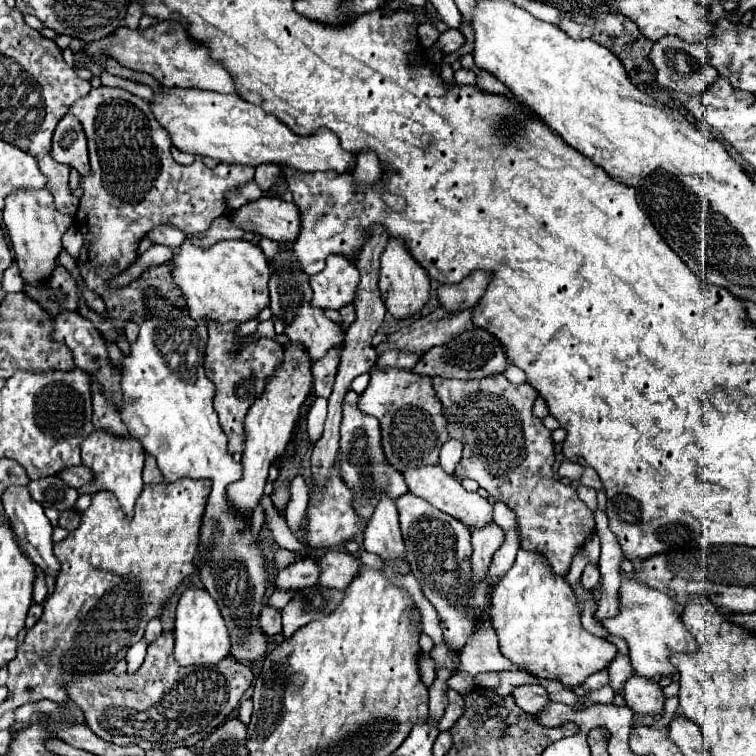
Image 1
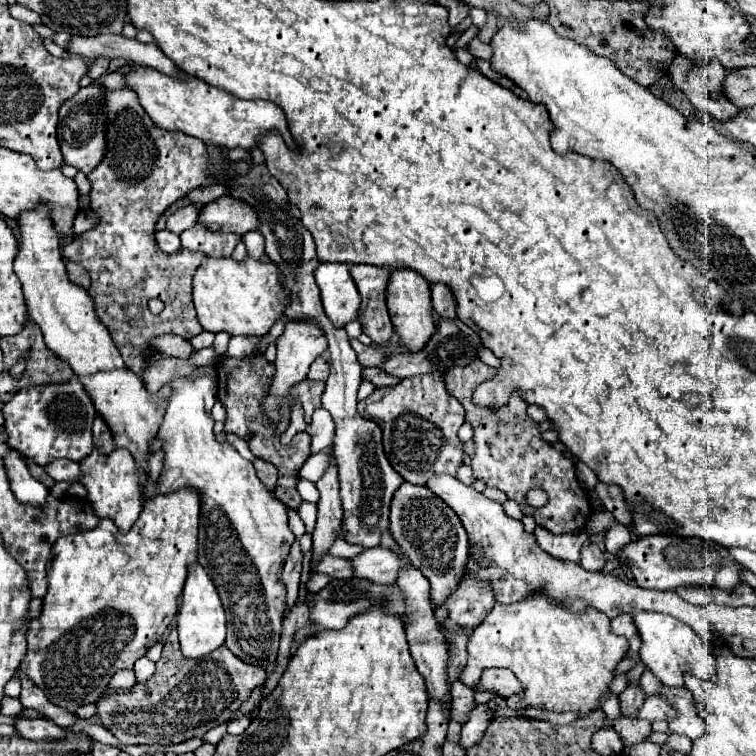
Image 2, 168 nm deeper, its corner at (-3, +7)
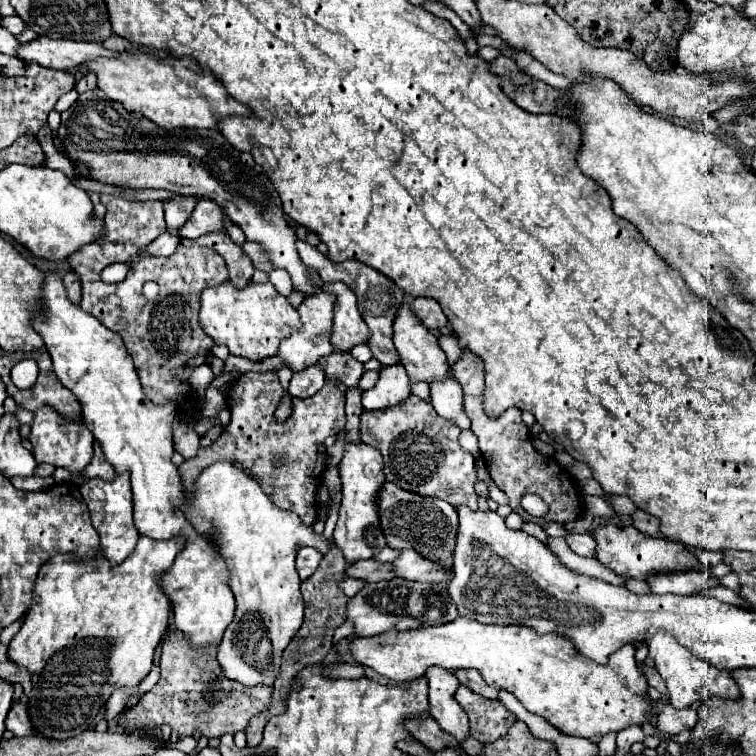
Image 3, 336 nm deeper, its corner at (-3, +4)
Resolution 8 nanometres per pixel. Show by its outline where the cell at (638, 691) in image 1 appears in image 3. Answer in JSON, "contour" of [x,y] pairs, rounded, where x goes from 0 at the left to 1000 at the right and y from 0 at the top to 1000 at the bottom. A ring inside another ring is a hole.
{"contour":[[[881,931],[870,947],[870,966],[881,971],[899,971],[902,966],[915,966],[923,955],[923,942],[918,937],[894,939],[889,931]]]}

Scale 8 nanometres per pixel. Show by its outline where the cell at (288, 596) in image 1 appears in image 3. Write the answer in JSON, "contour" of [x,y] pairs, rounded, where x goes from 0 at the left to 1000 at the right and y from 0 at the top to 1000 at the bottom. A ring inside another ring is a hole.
{"contour":[[[458,765],[458,770],[450,770],[450,775],[452,775],[452,780],[466,791],[466,788],[471,788],[479,778],[481,778],[481,767],[476,770],[476,767],[468,767],[468,765]]]}

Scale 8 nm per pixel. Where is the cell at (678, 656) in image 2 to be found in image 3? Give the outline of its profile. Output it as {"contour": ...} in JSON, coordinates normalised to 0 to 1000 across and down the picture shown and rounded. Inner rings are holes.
{"contour":[[[868,839],[868,844],[857,849],[857,857],[860,857],[860,870],[868,876],[868,886],[873,889],[876,899],[884,907],[884,929],[892,937],[899,937],[899,939],[913,937],[918,929],[929,929],[942,921],[952,926],[979,923],[979,913],[963,886],[950,886],[939,876],[921,870],[913,860],[905,860],[905,854],[894,849],[894,844],[886,844],[881,839]]]}

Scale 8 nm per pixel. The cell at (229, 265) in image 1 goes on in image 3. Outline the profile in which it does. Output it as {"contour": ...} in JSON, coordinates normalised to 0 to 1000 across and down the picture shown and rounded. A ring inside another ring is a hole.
{"contour":[[[307,373],[275,381],[267,386],[265,431],[286,452],[302,458],[304,468],[344,479],[349,474],[365,471],[373,450],[384,447],[389,437],[397,437],[394,413],[384,405],[381,394],[370,392],[365,381],[352,376],[331,373],[323,384],[307,378]]]}

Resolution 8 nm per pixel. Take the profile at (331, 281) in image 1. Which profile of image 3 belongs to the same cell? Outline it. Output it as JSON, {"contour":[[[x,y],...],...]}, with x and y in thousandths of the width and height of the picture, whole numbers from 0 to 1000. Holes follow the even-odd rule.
{"contour":[[[450,373],[429,376],[426,381],[447,392],[442,402],[442,434],[439,434],[439,447],[437,447],[442,463],[463,466],[468,458],[484,455],[489,439],[471,407],[471,394],[466,384],[460,384],[460,378]]]}

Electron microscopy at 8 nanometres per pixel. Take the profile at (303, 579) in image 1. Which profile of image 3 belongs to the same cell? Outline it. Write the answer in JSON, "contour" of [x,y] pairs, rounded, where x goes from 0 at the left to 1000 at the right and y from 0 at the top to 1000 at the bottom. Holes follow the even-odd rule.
{"contour":[[[476,741],[460,749],[458,754],[460,762],[466,765],[479,765],[484,770],[503,770],[503,767],[519,767],[521,759],[521,749],[508,746],[508,743],[497,743],[497,741]]]}

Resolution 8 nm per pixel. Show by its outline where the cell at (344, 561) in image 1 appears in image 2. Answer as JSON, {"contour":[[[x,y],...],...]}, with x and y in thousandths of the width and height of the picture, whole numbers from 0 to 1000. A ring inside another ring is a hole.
{"contour":[[[505,724],[481,726],[476,734],[463,739],[468,763],[487,766],[495,771],[521,771],[524,750],[529,750],[529,739],[519,734],[519,729],[508,729]]]}

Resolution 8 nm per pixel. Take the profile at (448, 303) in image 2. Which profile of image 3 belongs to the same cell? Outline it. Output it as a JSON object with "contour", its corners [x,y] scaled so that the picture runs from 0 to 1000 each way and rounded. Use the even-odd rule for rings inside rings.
{"contour":[[[548,394],[542,399],[542,407],[545,413],[550,415],[550,421],[566,434],[566,437],[582,437],[593,429],[582,402],[571,394]]]}

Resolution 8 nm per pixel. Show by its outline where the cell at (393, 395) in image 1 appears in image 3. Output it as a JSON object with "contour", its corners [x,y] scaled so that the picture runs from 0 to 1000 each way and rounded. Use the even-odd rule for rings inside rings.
{"contour":[[[542,524],[529,537],[479,545],[476,550],[476,582],[503,595],[513,638],[540,651],[590,661],[601,672],[614,667],[622,675],[632,675],[632,653],[627,651],[632,635],[627,603],[608,593],[606,577],[608,566],[595,556],[582,553],[571,534],[553,524]]]}

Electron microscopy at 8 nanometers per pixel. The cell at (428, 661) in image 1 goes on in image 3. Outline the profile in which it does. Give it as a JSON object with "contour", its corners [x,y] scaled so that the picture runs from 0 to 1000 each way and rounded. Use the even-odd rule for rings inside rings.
{"contour":[[[587,884],[566,886],[563,897],[569,905],[569,947],[590,971],[598,971],[611,984],[622,974],[622,960],[616,942],[601,923],[608,905],[603,902],[601,892]]]}

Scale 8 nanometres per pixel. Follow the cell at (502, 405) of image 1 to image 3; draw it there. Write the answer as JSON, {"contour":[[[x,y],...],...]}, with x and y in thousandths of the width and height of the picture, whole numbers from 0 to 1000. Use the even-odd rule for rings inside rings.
{"contour":[[[611,466],[603,481],[595,487],[595,495],[614,516],[614,542],[624,558],[624,571],[632,577],[635,598],[643,608],[646,624],[653,635],[653,640],[672,656],[675,669],[683,680],[688,680],[696,690],[706,693],[722,693],[722,690],[738,690],[749,693],[767,683],[770,675],[770,651],[757,638],[754,627],[746,624],[730,606],[717,603],[706,595],[701,585],[698,563],[690,558],[690,545],[685,540],[672,540],[659,553],[646,553],[640,545],[640,479],[632,471],[624,471],[622,466]],[[693,653],[712,653],[725,667],[725,680],[709,685],[701,683],[690,669],[688,659]]]}

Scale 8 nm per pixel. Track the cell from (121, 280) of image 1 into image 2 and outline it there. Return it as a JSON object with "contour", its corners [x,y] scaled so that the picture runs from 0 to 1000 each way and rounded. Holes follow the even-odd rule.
{"contour":[[[222,303],[209,306],[206,311],[209,311],[206,316],[209,316],[209,321],[212,321],[212,329],[214,329],[217,335],[230,335],[230,332],[238,329],[238,313],[230,311],[230,308],[225,308]]]}

